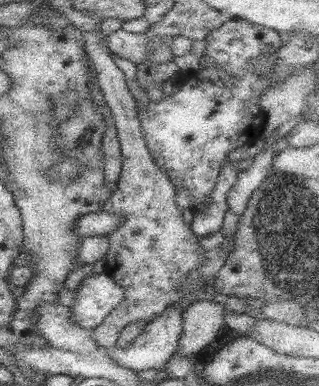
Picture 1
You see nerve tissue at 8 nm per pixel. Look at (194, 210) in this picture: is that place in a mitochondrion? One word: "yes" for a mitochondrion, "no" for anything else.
no

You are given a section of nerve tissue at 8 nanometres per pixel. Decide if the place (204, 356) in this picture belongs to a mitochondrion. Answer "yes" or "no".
no

